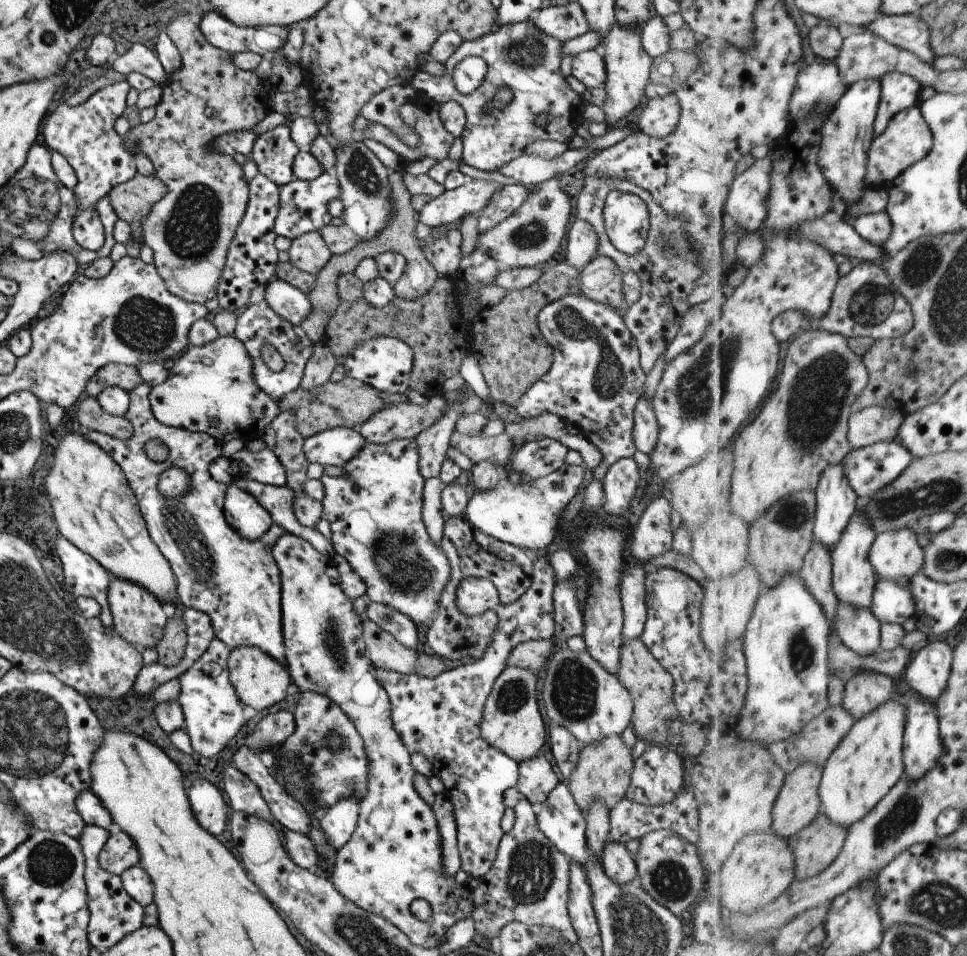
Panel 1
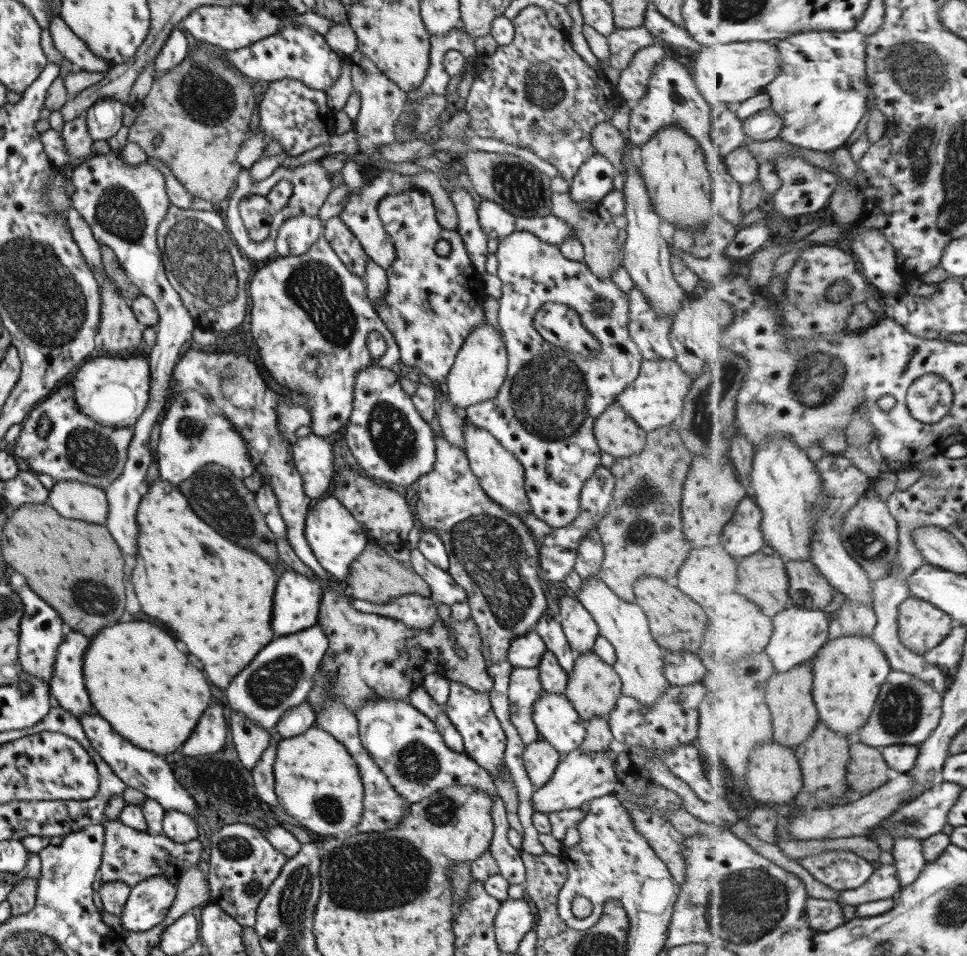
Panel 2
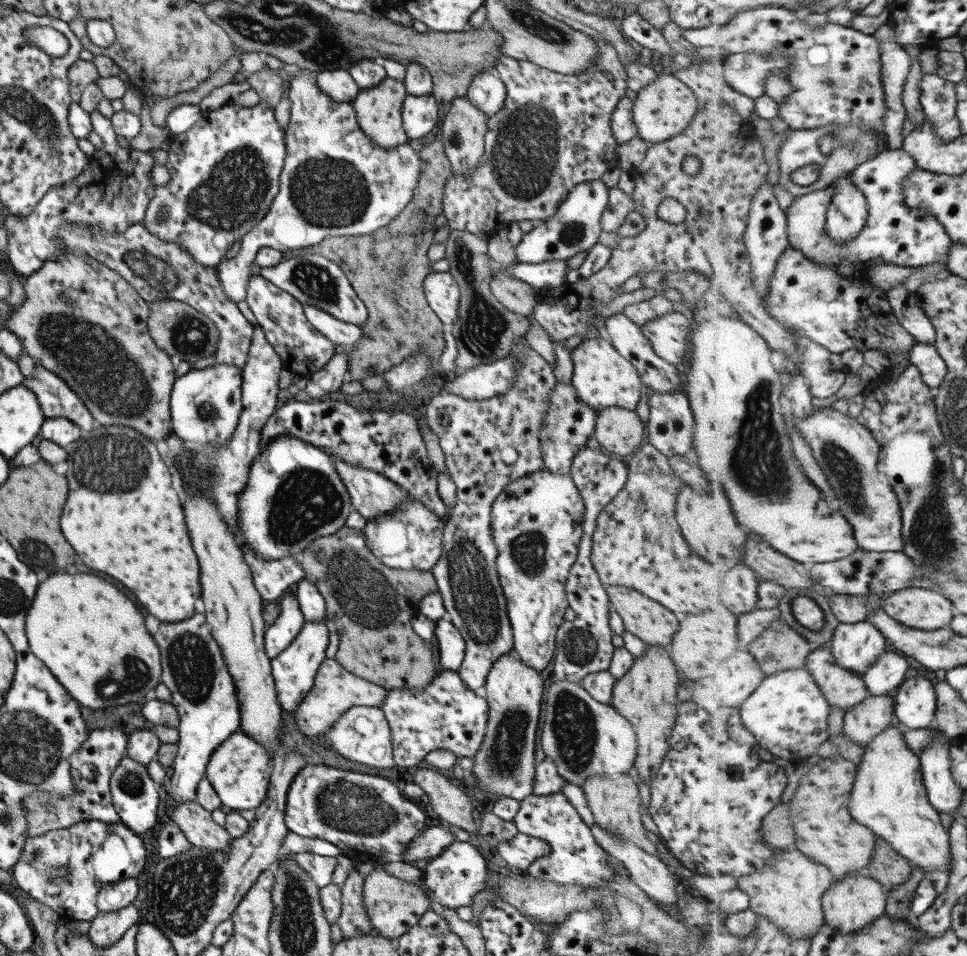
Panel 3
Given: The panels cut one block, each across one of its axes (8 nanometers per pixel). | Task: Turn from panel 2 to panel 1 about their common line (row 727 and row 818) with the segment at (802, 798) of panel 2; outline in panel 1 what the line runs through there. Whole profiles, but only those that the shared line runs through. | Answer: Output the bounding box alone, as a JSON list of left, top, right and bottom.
[787,813,848,881]

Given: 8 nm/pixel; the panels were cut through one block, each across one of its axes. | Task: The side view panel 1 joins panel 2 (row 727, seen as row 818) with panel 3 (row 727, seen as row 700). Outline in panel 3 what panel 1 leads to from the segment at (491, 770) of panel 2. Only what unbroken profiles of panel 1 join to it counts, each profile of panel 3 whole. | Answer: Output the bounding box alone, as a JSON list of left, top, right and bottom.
[379,669,488,769]

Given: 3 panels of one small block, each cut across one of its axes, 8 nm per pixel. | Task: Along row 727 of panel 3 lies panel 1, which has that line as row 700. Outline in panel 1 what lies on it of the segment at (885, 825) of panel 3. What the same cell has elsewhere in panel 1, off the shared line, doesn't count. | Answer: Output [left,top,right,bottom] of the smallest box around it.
[819,695,906,830]

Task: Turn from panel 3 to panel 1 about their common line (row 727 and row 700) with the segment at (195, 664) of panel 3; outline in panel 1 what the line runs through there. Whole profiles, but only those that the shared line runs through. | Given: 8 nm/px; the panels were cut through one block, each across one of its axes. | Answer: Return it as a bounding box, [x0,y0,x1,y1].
[177,639,245,758]

